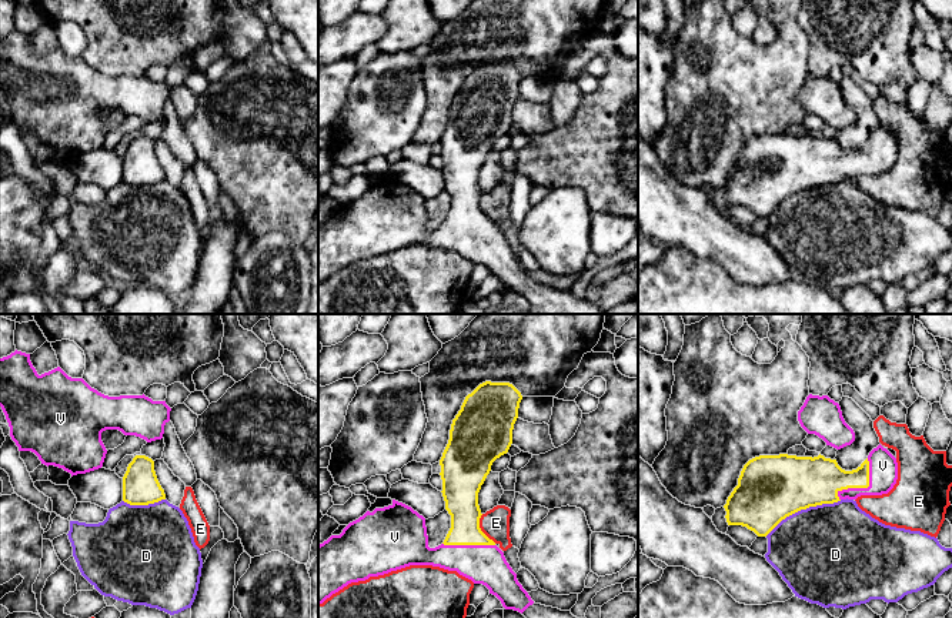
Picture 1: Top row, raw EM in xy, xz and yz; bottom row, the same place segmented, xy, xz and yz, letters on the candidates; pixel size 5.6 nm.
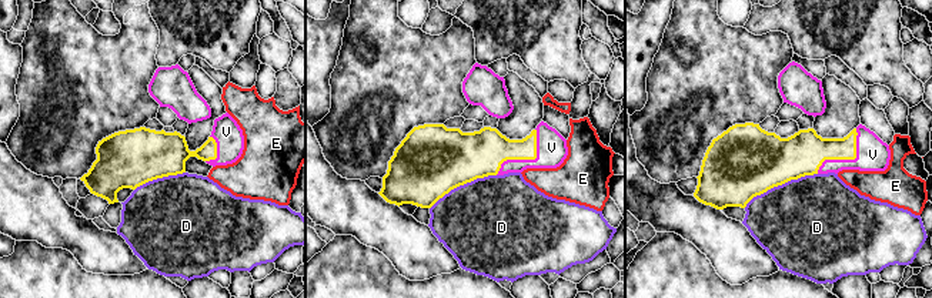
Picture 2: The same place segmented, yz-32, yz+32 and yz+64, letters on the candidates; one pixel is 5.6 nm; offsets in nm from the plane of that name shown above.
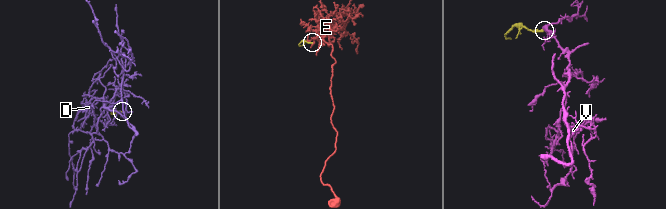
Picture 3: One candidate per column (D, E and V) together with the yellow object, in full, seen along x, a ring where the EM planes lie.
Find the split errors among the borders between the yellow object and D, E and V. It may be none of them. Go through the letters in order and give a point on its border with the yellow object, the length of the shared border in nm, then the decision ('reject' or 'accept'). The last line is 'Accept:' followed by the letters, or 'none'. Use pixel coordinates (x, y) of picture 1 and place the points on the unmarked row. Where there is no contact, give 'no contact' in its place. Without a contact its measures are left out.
D: meets yellow in yz at (802, 189); contact 480 nm long; reject
E: meets yellow in xz at (480, 210); contact 190 nm long; reject
V: meets yellow in yz at (862, 167); contact 280 nm long; accept
Accept: V

